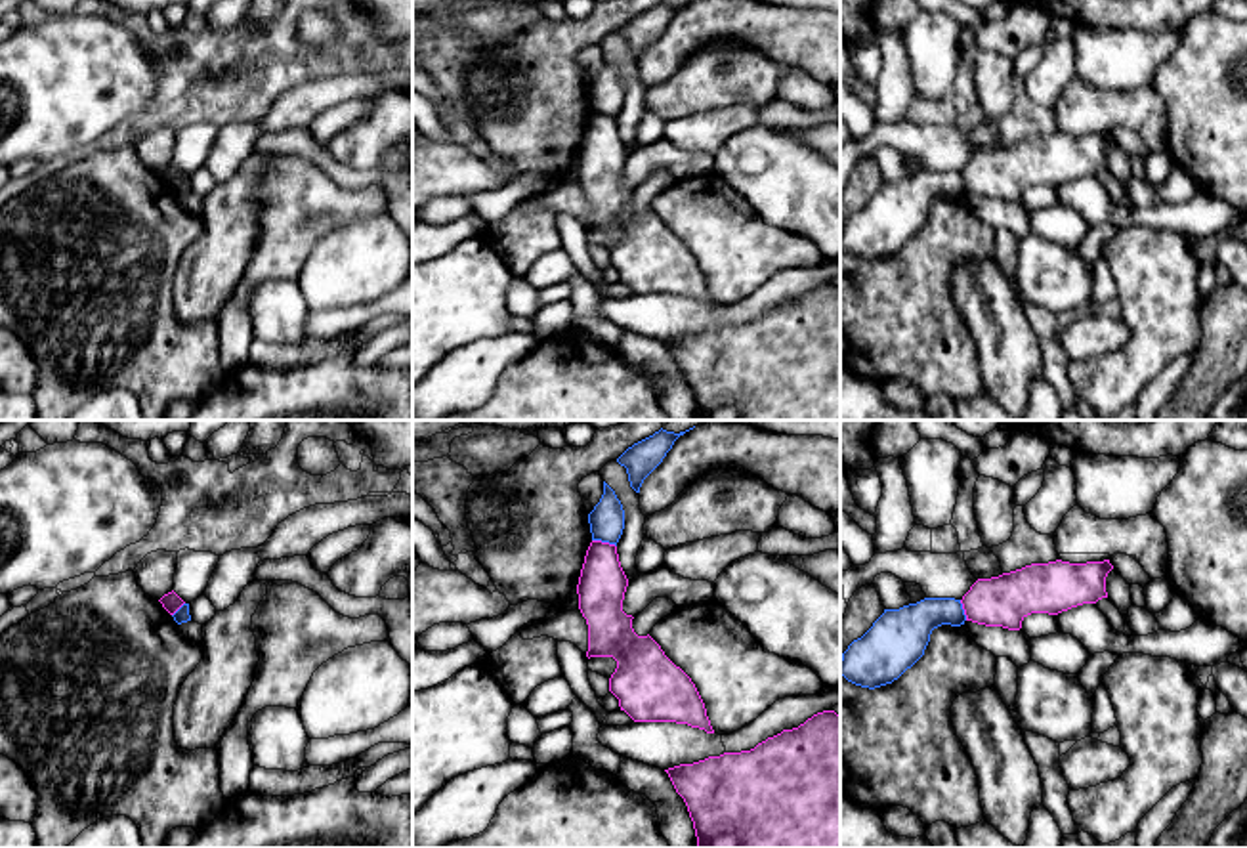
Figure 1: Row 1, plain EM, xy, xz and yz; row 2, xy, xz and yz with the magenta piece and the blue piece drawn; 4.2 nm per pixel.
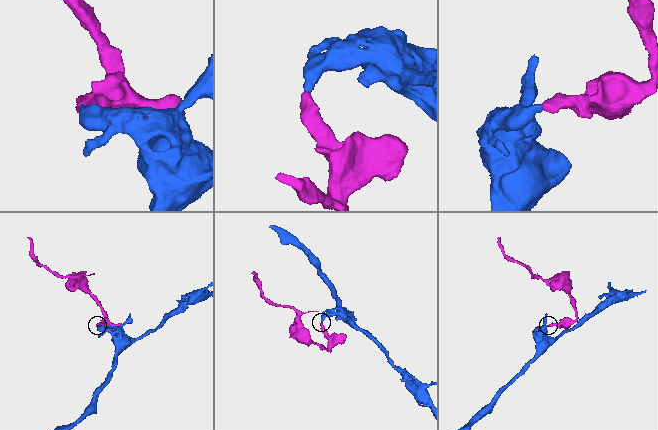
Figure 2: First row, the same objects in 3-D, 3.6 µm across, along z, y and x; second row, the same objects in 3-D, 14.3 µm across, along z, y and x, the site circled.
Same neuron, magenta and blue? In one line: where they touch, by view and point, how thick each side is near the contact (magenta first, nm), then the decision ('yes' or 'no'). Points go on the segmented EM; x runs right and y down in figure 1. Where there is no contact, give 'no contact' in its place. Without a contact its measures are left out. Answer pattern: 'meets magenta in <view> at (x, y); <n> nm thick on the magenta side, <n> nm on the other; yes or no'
meets magenta in xz at (604, 543); 200 nm thick on the magenta side, 150 nm on the other; no

